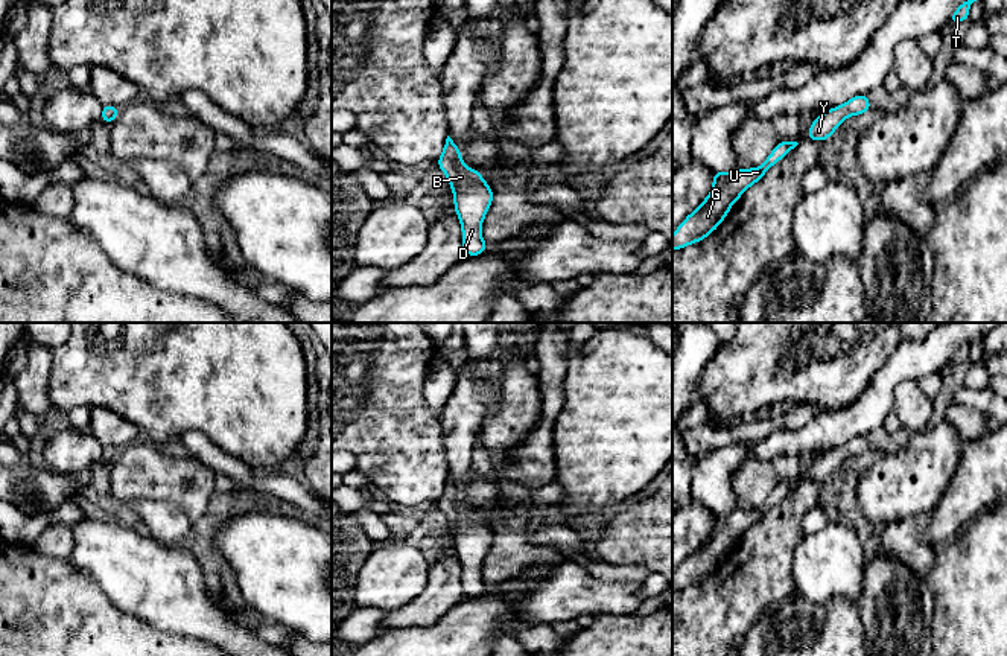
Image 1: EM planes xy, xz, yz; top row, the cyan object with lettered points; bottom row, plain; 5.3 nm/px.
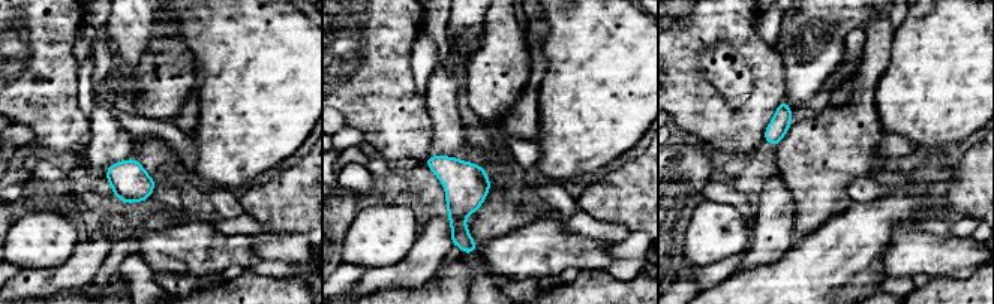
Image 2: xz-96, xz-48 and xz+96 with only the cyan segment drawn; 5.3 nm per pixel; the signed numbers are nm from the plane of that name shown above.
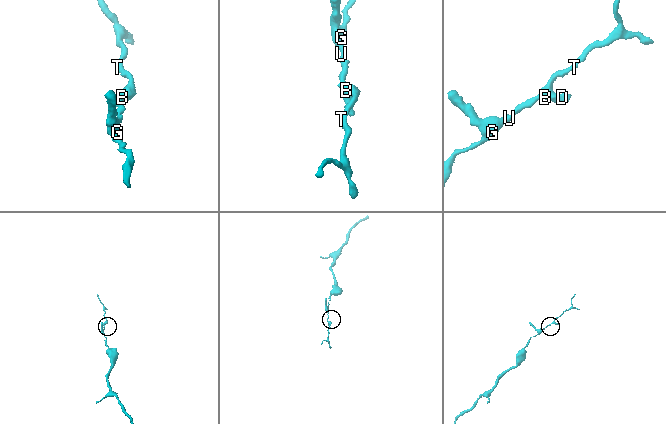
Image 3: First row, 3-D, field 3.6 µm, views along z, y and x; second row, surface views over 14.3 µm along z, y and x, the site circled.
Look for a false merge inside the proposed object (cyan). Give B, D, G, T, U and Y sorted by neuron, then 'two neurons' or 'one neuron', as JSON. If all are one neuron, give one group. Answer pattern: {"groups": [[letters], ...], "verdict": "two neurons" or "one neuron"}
{"groups": [["B", "D", "G", "T", "U", "Y"]], "verdict": "one neuron"}

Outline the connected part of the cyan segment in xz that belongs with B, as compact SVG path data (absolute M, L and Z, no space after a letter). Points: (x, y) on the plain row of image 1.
M447 476L443 496L437 501L447 516L453 531L453 548L462 568L462 591L465 597L479 597L487 591L481 577L481 566L493 542L491 528L482 521L479 511L461 502L461 492Z

